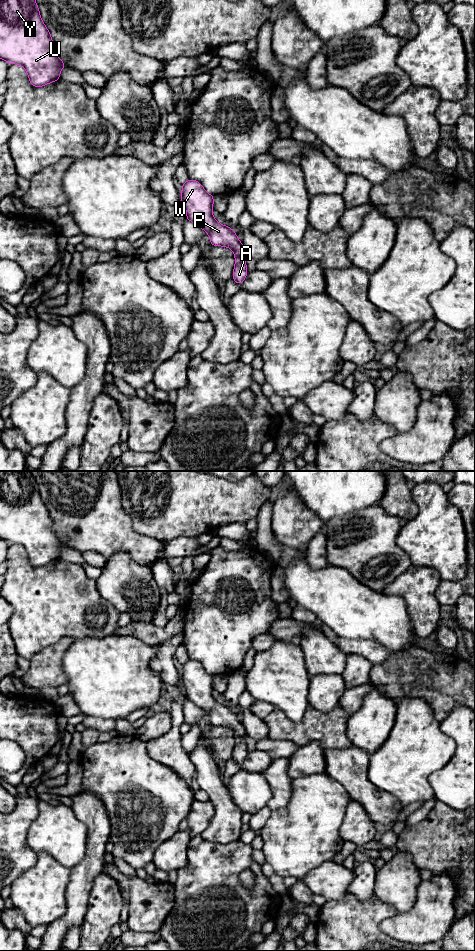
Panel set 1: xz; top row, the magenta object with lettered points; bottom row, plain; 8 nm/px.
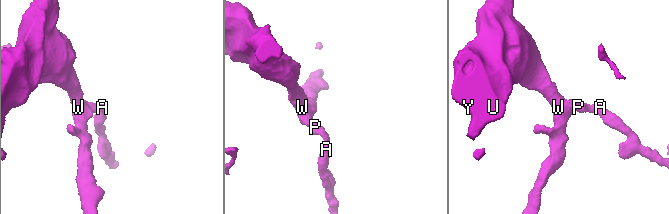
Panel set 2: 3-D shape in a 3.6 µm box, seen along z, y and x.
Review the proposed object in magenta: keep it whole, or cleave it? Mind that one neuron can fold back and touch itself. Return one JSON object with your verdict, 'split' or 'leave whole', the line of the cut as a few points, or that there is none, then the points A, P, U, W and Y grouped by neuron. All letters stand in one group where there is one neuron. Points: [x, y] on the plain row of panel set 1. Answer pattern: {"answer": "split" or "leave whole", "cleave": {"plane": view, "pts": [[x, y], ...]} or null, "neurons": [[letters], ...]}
{"answer": "leave whole", "cleave": null, "neurons": [["A", "P", "U", "W", "Y"]]}

